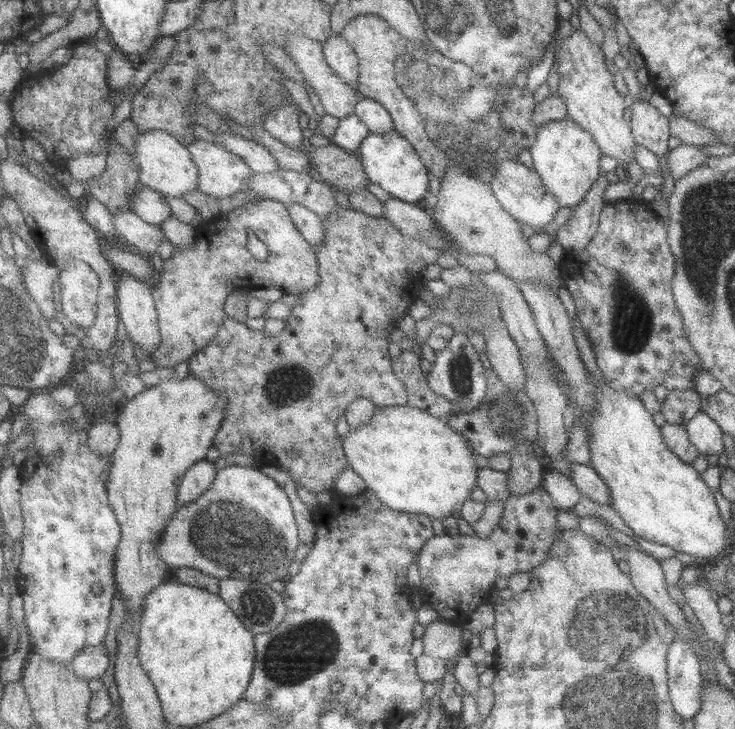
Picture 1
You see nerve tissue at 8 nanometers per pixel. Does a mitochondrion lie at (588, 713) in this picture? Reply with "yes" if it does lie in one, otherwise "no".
yes

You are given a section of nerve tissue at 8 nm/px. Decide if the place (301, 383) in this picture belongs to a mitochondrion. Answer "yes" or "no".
yes

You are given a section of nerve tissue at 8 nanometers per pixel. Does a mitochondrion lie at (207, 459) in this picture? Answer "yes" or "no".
no

